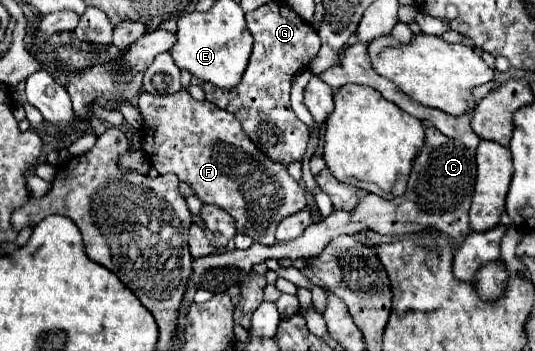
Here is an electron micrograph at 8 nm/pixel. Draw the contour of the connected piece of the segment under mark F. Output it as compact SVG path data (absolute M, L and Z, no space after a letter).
M180 90L172 96L152 96L148 92L140 94L138 98L138 110L142 112L146 120L146 142L144 152L150 160L150 164L156 168L158 174L176 174L180 182L186 182L192 186L194 194L206 202L220 206L228 214L232 214L236 232L244 232L252 236L258 244L272 246L274 244L274 232L282 218L292 216L306 208L308 198L306 190L300 188L296 180L288 174L286 166L274 160L268 160L248 138L248 134L242 130L240 122L234 118L234 114L218 108L212 102L198 102L194 100L186 90Z

